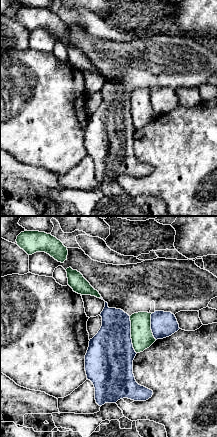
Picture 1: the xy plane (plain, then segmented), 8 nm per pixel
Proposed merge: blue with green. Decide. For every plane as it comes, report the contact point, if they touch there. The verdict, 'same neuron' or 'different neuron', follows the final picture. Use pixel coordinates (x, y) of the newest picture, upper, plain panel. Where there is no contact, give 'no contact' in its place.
meets blue at (130, 111)

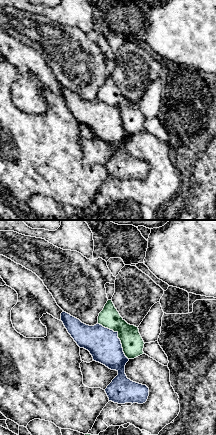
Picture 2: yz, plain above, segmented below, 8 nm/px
meets blue at (117, 113)

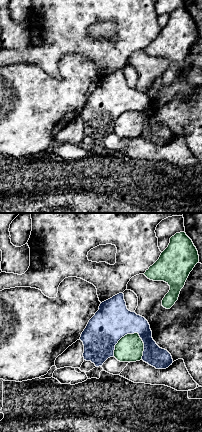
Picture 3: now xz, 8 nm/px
meets blue at (121, 113)

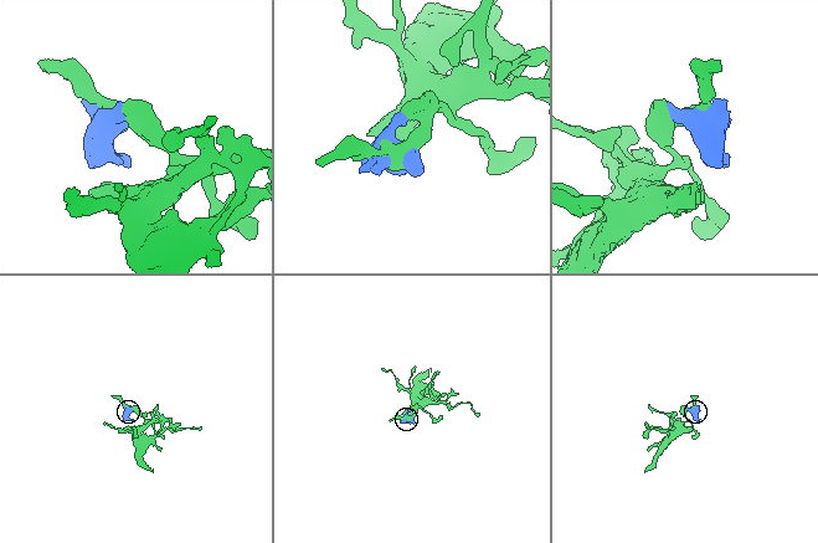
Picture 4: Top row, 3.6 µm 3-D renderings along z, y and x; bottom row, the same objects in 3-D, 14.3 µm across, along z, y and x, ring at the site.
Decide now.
different neuron

